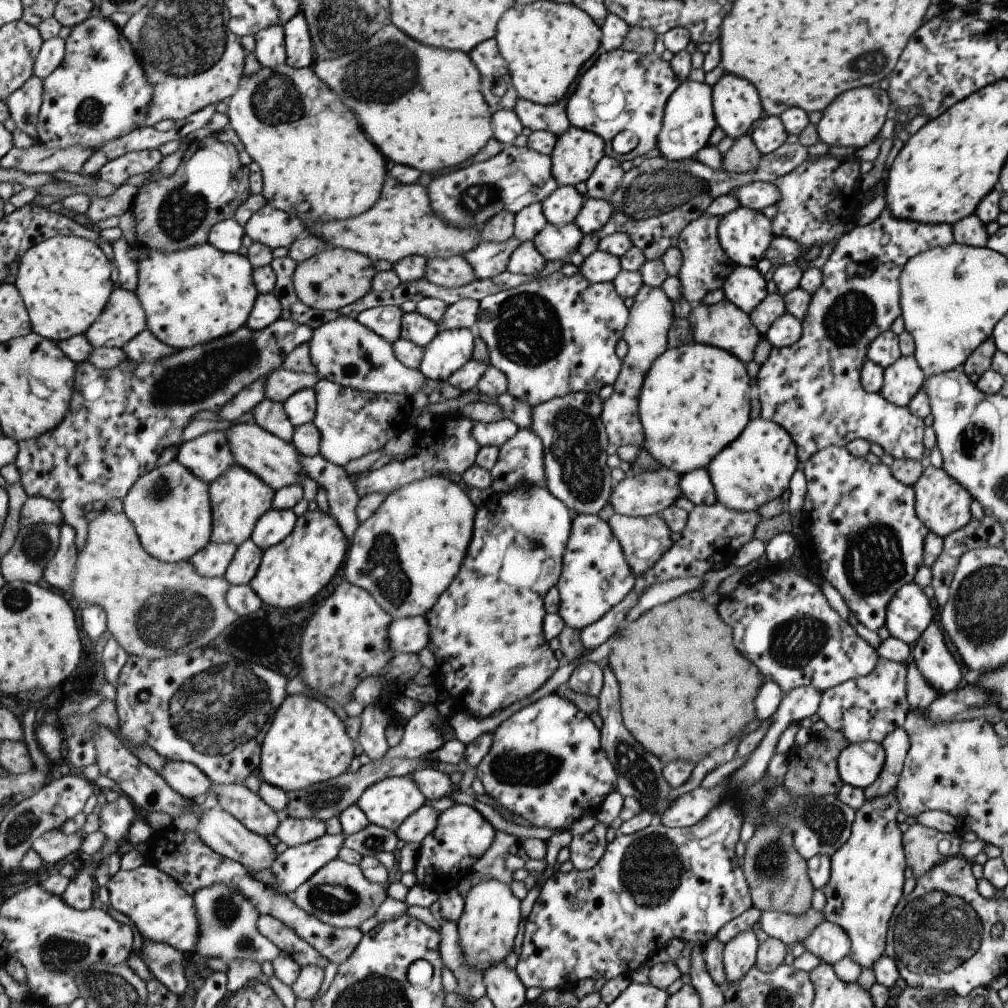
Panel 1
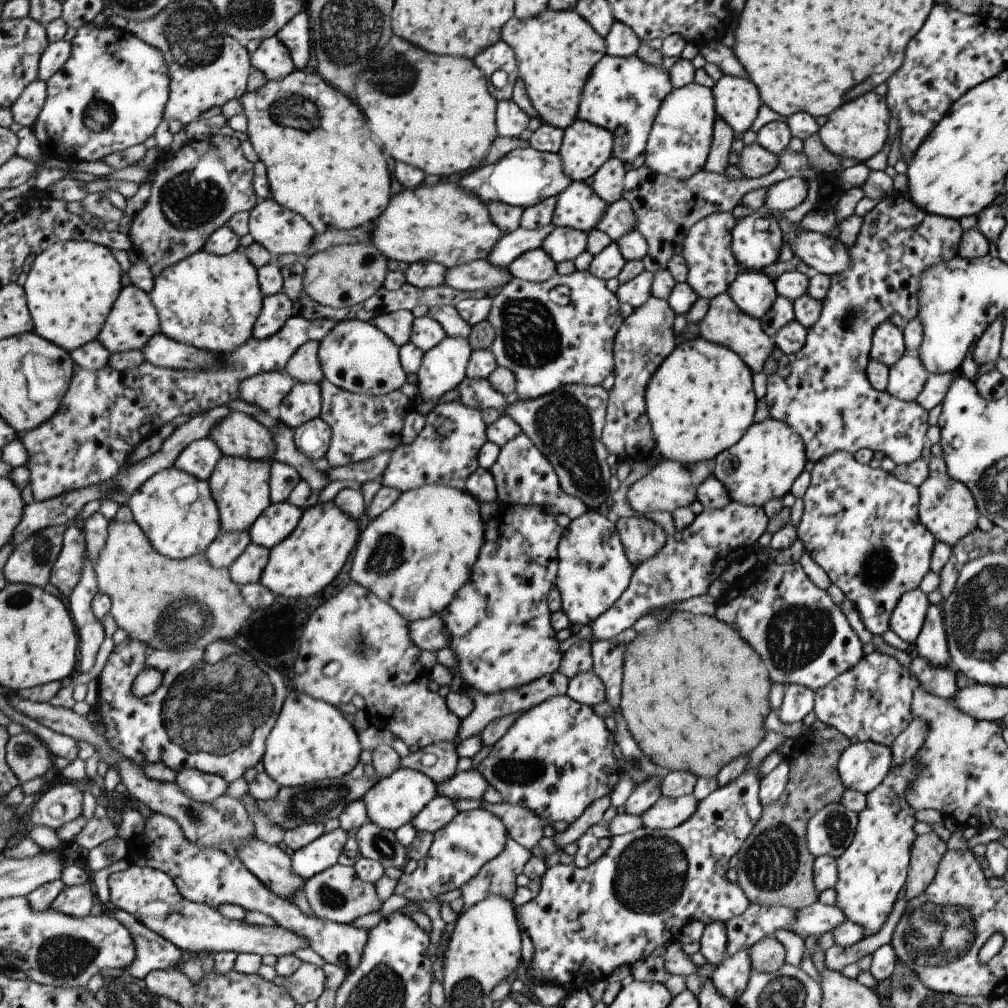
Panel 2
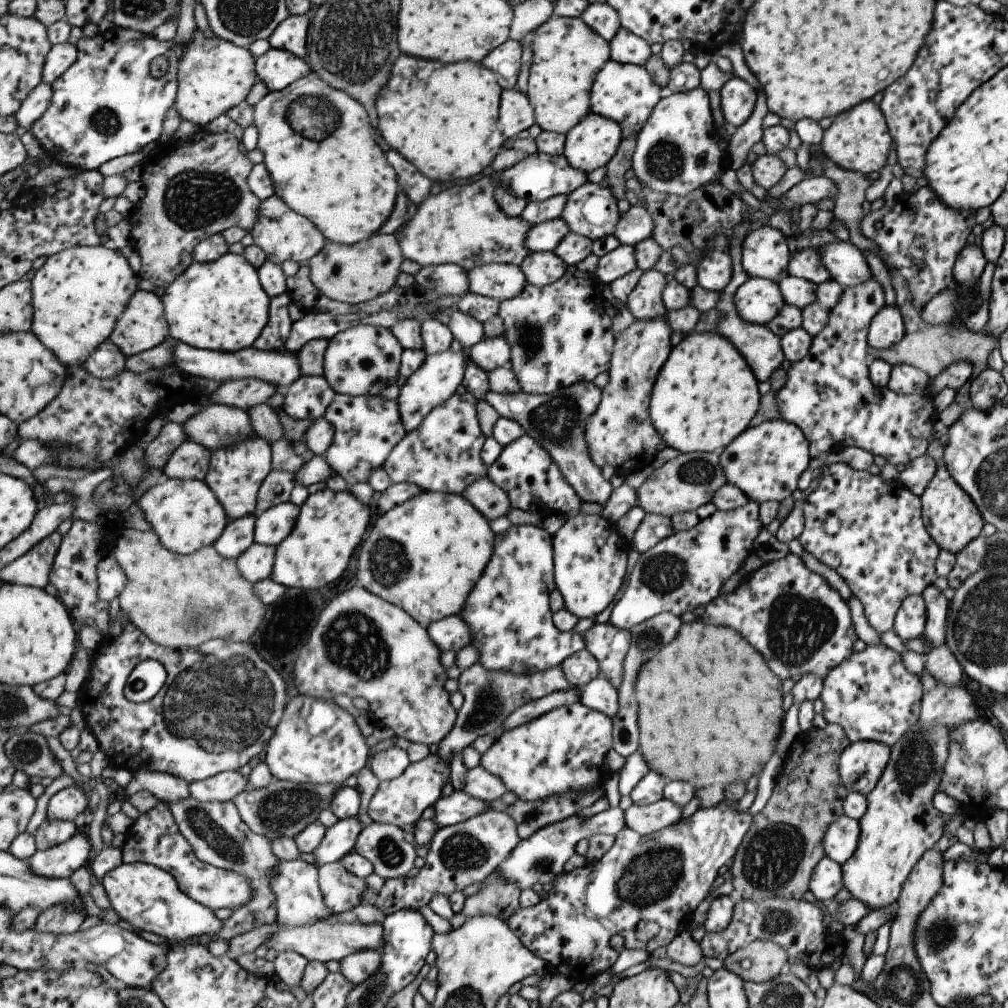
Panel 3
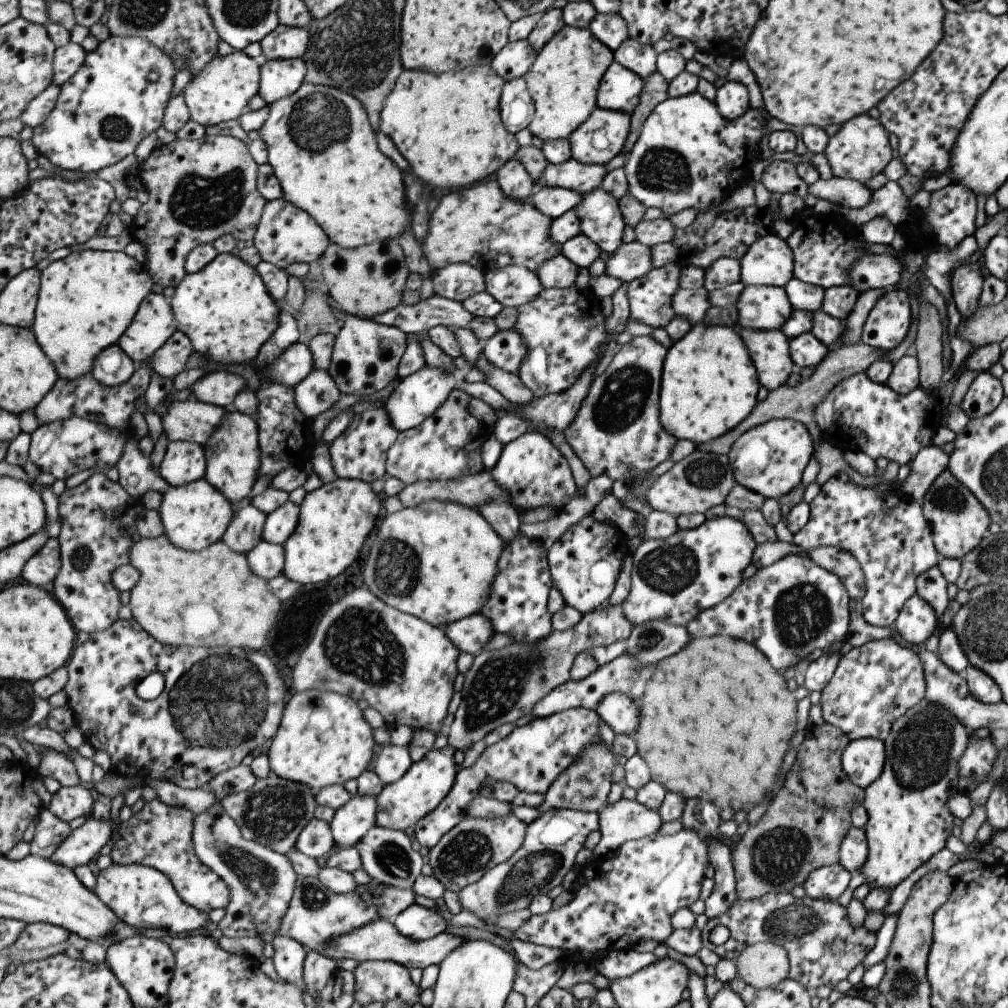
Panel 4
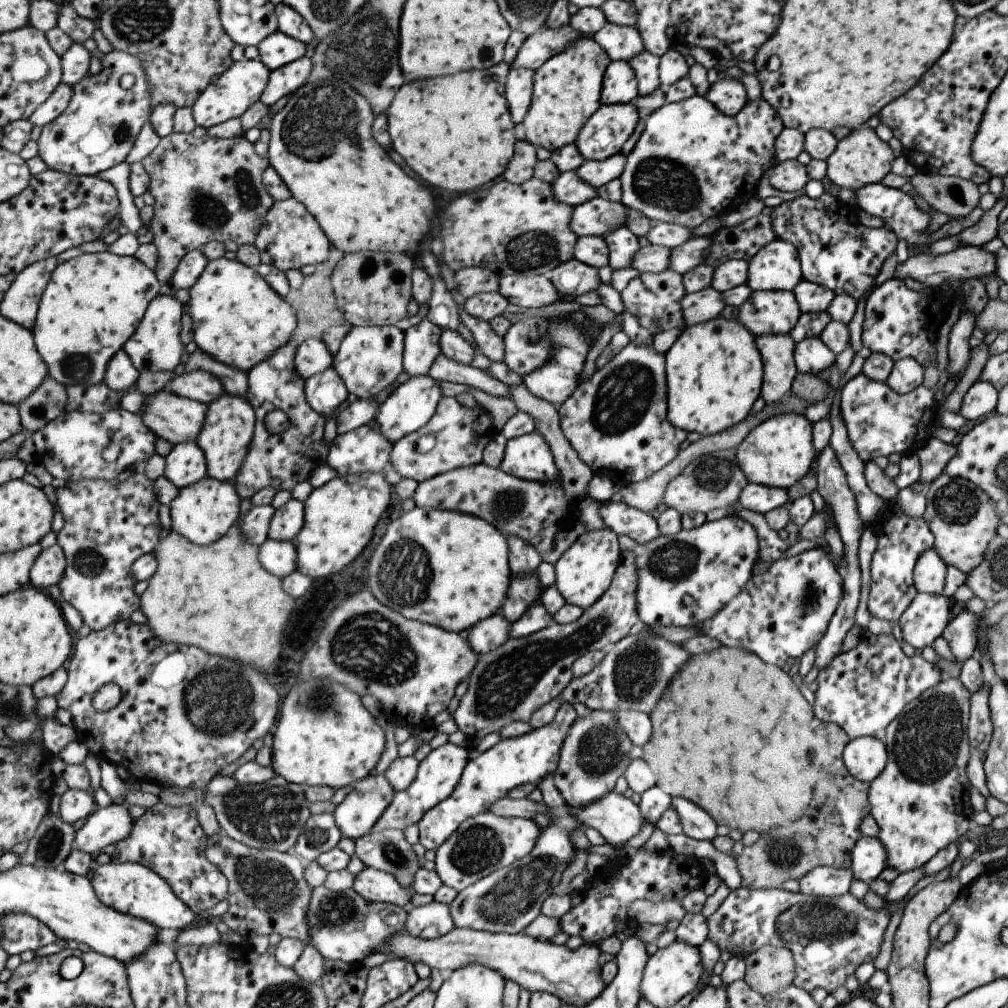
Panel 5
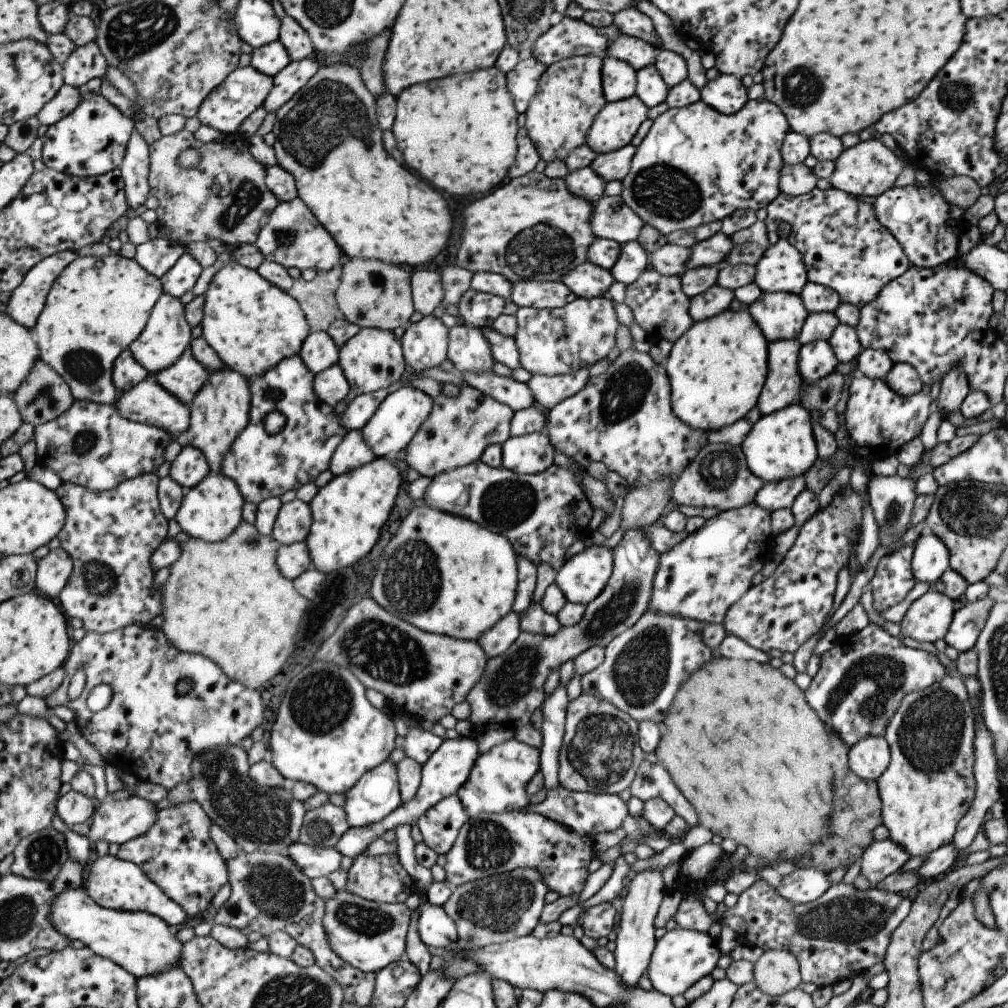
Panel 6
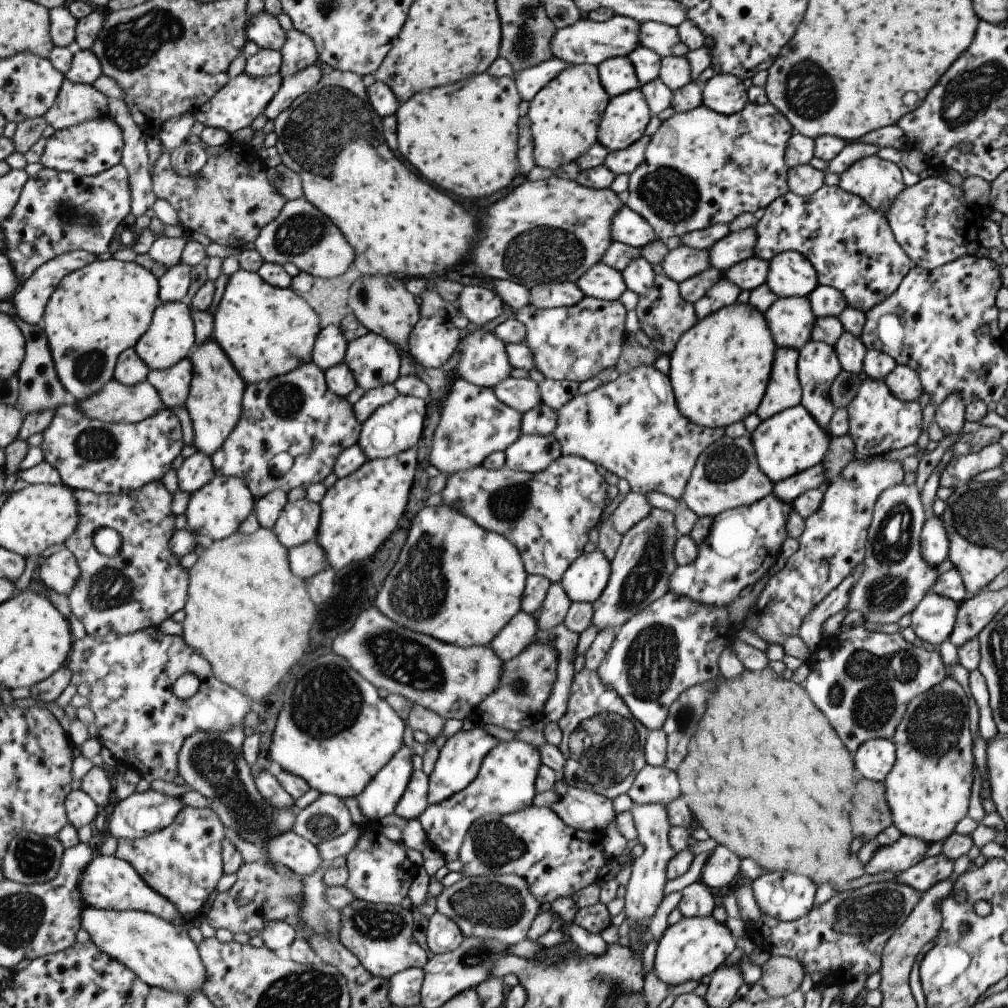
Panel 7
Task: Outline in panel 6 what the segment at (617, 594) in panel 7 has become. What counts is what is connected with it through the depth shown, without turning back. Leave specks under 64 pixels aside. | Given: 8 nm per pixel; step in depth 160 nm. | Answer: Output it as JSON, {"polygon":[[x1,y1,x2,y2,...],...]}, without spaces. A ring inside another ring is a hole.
{"polygon":[[631,527,624,532,621,540,612,548,612,569,604,589,586,604,583,616,570,627,561,627,554,635,543,636,521,631,519,636,496,657,491,657,485,665,484,673,475,686,466,694,465,701,470,706,467,719,471,726,486,726,486,730,515,730,530,725,529,718,543,702,543,682,553,668,561,666,567,659,574,659,580,652,593,645,604,647,614,636,633,626,637,619,648,610,652,595,652,582,658,570,660,554,651,546,641,529]]}

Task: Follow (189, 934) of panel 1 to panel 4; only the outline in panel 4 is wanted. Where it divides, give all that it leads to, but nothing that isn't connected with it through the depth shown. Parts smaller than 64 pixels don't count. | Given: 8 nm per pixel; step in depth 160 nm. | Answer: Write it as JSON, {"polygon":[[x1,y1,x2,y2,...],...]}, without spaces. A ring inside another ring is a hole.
{"polygon":[[114,862,113,866,100,871,94,890,123,922,136,929,160,928,174,935,199,930,210,920,208,913,181,898,168,875,145,864,118,865],[377,919,371,925,364,926,363,929,357,929,351,934,329,942,328,948,323,954,329,955,335,960,353,958,359,964,365,961,393,961,401,964,408,970,412,968,424,969,429,965,438,966,453,949,461,946,464,942,465,940,459,935,452,935,445,931,422,941,411,940,399,934,394,924,384,919]]}

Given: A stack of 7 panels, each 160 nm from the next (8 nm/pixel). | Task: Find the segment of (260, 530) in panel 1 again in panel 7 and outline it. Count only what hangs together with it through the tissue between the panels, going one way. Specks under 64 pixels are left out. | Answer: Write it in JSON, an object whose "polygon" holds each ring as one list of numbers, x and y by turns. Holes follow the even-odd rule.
{"polygon":[[305,497,287,503,274,530,277,538,291,550,317,540,321,523,322,506]]}

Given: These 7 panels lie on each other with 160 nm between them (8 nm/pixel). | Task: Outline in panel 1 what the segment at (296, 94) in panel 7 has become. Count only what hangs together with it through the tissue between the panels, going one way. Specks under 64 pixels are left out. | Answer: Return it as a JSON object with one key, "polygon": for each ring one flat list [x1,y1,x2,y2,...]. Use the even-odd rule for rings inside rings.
{"polygon":[[273,25,256,36,255,56,263,67,278,67,288,61,284,25]]}

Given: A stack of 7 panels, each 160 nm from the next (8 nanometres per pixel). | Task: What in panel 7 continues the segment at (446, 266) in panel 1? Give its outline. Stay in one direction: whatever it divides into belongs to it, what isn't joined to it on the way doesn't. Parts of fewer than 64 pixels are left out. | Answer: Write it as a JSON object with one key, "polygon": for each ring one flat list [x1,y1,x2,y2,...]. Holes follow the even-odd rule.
{"polygon":[[572,282,543,283,528,291,529,302,536,309,570,307,584,297,581,289]]}

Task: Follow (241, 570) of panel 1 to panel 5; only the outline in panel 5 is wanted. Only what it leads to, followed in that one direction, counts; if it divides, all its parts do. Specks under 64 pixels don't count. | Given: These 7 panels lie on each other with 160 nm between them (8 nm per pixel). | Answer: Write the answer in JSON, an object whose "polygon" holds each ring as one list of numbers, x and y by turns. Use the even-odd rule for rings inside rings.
{"polygon":[[269,538,260,548,260,561,269,572,283,579,298,570,296,543]]}

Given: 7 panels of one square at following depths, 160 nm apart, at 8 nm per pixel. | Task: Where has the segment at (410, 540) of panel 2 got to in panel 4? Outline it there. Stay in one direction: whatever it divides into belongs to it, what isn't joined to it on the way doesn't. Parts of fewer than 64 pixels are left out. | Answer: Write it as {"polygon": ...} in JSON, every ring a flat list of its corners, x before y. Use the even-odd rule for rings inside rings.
{"polygon":[[425,501,383,516,379,524,383,526,378,525,375,530,379,534,369,554,365,580,385,604,441,628,480,612,496,577,497,561,505,542,477,510,449,501]]}

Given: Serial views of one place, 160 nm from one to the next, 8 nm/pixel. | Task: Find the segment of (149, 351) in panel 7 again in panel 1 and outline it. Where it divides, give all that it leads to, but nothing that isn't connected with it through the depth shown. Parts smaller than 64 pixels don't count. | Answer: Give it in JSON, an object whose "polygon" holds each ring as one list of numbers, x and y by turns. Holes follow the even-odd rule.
{"polygon":[[117,287,104,313,85,336,96,347,124,348,148,329,148,314,138,294]]}

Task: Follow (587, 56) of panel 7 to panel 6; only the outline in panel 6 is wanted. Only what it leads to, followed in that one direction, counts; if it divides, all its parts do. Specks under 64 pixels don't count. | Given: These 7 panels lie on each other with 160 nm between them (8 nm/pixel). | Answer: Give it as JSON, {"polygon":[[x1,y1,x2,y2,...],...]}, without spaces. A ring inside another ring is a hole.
{"polygon":[[565,15,557,24,551,25,539,38,536,38,529,56,547,67,564,58,580,57,583,55,593,55,603,60,608,46,620,34,620,30,613,23,606,27,597,28,587,24,583,19,573,19]]}

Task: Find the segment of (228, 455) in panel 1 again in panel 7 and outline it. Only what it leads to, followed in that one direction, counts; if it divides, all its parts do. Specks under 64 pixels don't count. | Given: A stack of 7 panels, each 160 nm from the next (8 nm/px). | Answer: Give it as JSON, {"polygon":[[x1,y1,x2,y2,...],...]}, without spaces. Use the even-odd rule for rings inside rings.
{"polygon":[[201,450,187,457,177,470,179,488,191,494,207,486,216,475,211,458]]}

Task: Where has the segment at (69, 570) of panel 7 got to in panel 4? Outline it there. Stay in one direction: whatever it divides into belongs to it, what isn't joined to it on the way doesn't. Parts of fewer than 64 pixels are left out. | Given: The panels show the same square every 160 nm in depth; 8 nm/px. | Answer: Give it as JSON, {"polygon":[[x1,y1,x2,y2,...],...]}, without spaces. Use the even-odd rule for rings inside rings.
{"polygon":[[49,539,48,543,26,564,22,580,35,586,47,586,57,578,62,569,60,539]]}

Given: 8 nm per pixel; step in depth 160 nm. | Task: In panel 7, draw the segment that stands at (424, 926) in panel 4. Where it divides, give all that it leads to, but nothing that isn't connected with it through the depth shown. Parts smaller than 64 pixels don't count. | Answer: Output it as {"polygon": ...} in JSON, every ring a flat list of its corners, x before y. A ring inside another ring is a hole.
{"polygon":[[439,911,428,919,425,927,426,944,431,955,455,950,464,939,459,927]]}

